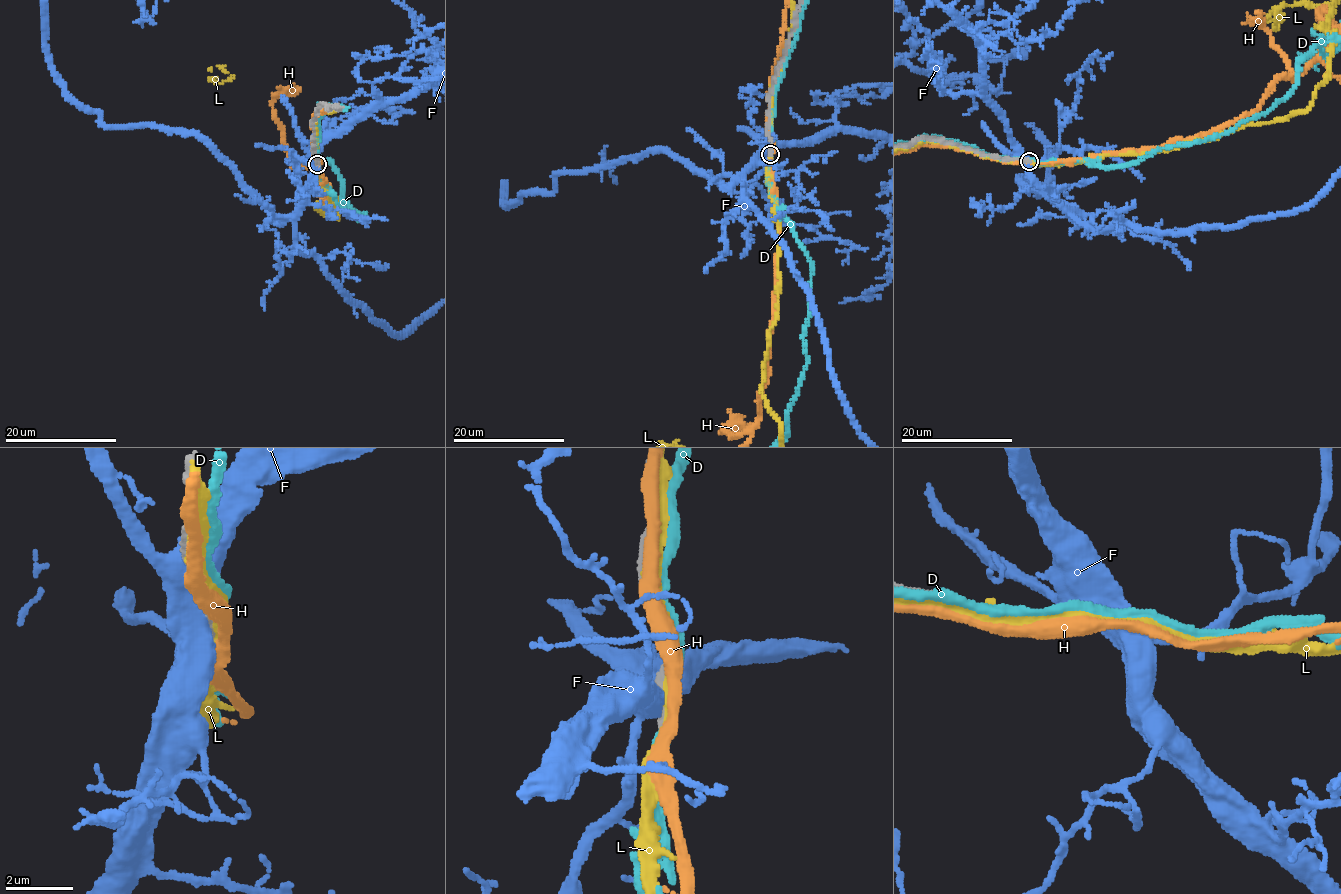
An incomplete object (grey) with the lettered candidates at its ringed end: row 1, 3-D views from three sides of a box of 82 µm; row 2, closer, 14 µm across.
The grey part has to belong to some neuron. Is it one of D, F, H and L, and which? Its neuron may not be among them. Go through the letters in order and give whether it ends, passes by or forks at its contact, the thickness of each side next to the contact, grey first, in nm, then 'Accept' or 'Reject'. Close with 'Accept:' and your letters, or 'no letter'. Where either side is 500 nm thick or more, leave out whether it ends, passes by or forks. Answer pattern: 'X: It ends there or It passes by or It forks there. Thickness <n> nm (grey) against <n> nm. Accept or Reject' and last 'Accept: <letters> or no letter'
D: It passes by. Thickness 240 nm (grey) against 280 nm. Reject
F: Thickness 320 nm (grey) against 500 nm. Reject
H: It passes by. Thickness 260 nm (grey) against 320 nm. Reject
L: It passes by. Thickness 240 nm (grey) against 220 nm. Reject
Accept: no letter

